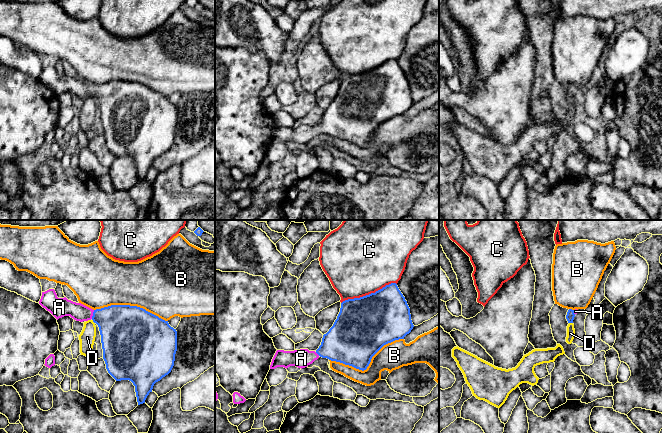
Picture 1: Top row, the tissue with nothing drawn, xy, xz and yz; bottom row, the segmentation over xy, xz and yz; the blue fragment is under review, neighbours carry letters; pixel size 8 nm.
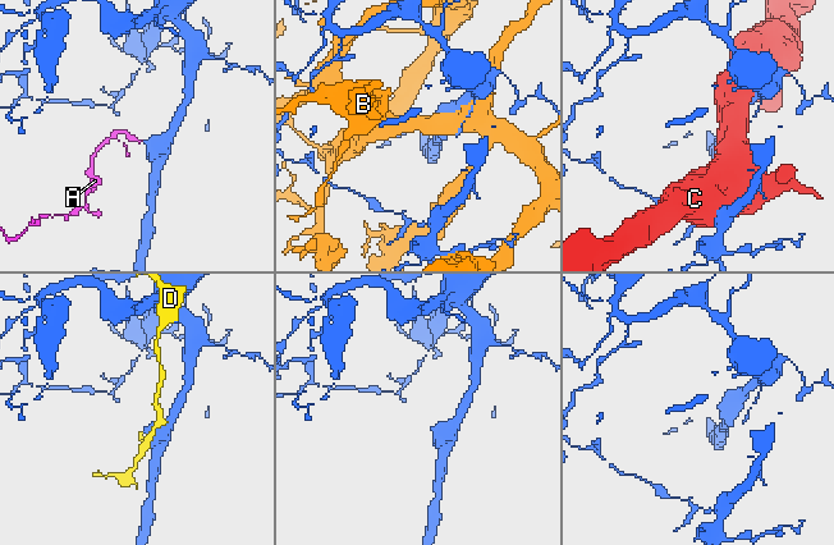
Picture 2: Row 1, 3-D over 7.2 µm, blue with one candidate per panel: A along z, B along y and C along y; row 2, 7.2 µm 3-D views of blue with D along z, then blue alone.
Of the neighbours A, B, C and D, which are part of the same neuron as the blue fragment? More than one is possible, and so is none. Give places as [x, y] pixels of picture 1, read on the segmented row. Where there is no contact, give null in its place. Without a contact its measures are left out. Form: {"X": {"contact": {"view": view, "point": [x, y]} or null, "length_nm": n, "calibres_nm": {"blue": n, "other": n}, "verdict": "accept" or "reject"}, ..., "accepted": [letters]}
{"A": {"contact": {"view": "xy", "point": [93, 314]}, "length_nm": 80, "calibres_nm": {"blue": 360, "other": 140}, "verdict": "accept"}, "B": {"contact": {"view": "xz", "point": [368, 365]}, "length_nm": 650, "calibres_nm": {"blue": 420, "other": 220}, "verdict": "reject"}, "C": {"contact": {"view": "xz", "point": [369, 294]}, "length_nm": 480, "calibres_nm": {"blue": 440, "other": 500}, "verdict": "reject"}, "D": {"contact": {"view": "xy", "point": [93, 321]}, "length_nm": 40, "calibres_nm": {"blue": 380, "other": 130}, "verdict": "reject"}, "accepted": ["A"]}

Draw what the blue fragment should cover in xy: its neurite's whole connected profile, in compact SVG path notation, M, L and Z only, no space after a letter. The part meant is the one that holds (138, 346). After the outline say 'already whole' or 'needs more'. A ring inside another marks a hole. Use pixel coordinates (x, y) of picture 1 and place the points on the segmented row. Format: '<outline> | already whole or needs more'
M54 289L42 292L39 304L57 320L70 316L76 321L93 320L99 327L103 349L103 359L108 373L116 380L129 380L135 386L138 405L145 400L156 382L168 375L175 361L177 351L177 331L168 321L130 305L111 305L93 310L81 303L58 298Z | needs more

